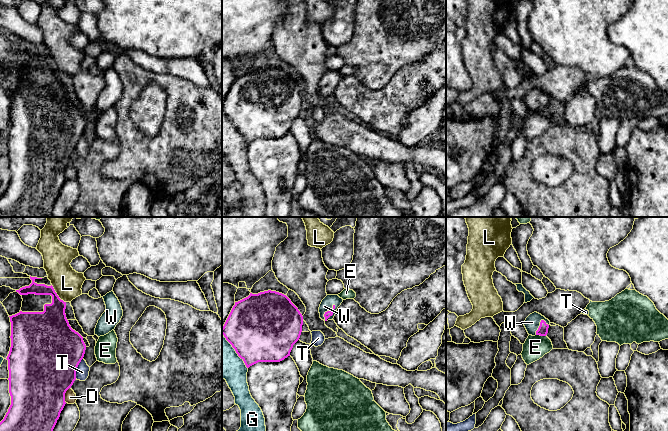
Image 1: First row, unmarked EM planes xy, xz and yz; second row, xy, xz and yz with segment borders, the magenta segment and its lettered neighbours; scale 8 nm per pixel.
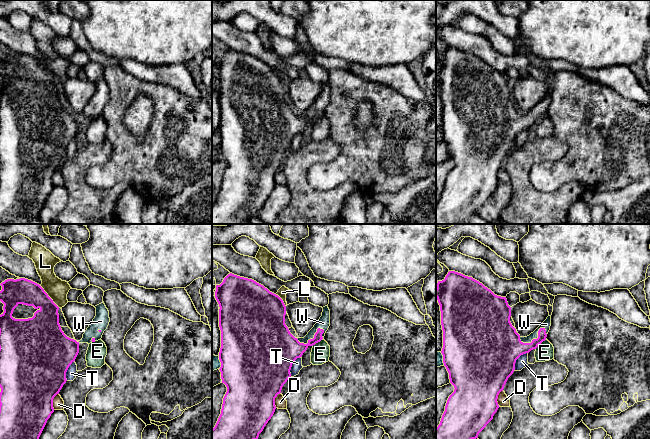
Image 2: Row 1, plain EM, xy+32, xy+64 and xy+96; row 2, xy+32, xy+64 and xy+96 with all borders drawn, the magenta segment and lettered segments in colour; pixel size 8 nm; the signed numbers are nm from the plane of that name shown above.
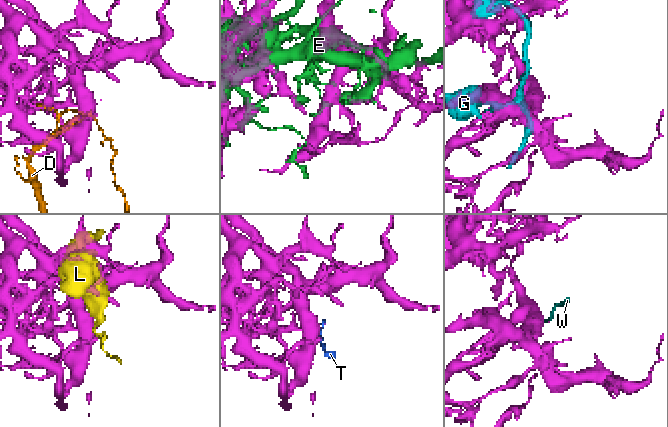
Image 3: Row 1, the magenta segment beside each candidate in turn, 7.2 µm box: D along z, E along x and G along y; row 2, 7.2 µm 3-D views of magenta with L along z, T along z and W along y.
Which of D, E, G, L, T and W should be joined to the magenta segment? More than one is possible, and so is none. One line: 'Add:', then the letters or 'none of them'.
Add: W

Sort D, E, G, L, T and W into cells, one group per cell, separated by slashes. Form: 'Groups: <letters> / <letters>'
Groups: D / E T / G / L / W

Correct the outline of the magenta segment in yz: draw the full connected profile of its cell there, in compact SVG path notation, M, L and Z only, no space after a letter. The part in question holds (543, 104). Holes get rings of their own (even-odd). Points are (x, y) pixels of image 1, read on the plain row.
M537 88L530 90L524 99L528 110L532 112L546 112L548 109L549 101L550 97Z

